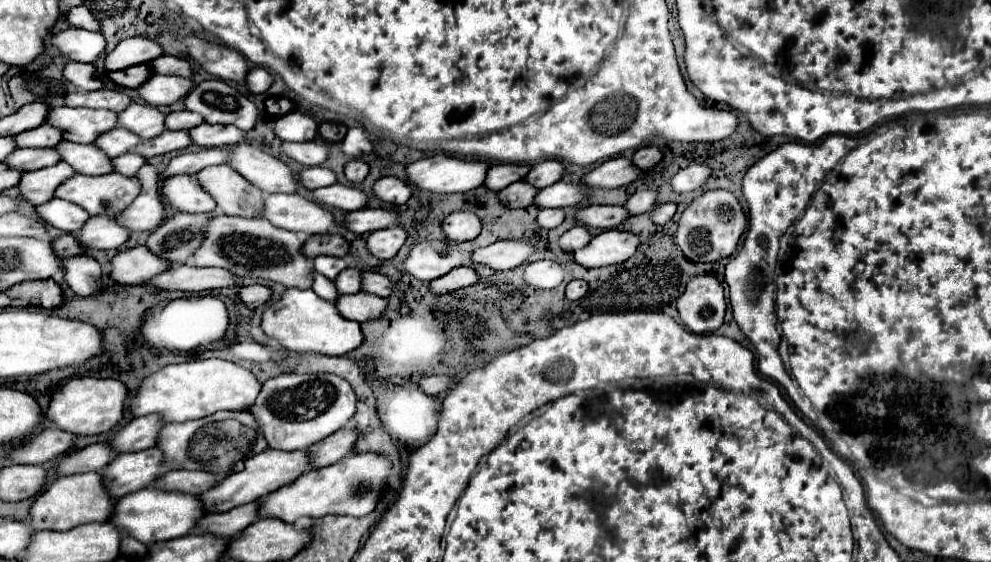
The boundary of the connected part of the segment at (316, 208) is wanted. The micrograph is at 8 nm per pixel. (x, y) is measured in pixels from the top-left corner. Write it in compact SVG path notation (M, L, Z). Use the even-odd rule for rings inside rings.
M268 194L264 198L264 218L276 228L306 234L328 234L336 224L330 210L300 194Z

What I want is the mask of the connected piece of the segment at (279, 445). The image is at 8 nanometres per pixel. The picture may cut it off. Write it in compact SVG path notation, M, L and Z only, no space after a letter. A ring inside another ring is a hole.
M280 374L262 384L256 404L250 408L264 432L268 446L276 450L306 450L338 432L356 414L352 386L336 374Z

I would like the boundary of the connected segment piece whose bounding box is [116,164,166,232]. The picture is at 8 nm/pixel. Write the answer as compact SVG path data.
M146 164L140 168L138 178L142 182L140 196L124 210L124 216L116 220L126 224L132 232L152 232L166 218L166 206L158 192L158 170L152 164Z

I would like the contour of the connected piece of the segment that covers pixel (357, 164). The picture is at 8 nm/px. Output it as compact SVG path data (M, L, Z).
M354 158L354 160L346 162L344 174L346 174L346 178L348 178L350 182L358 184L358 182L362 182L362 180L366 178L366 174L368 174L368 164L366 164L364 160L360 160L360 158Z

